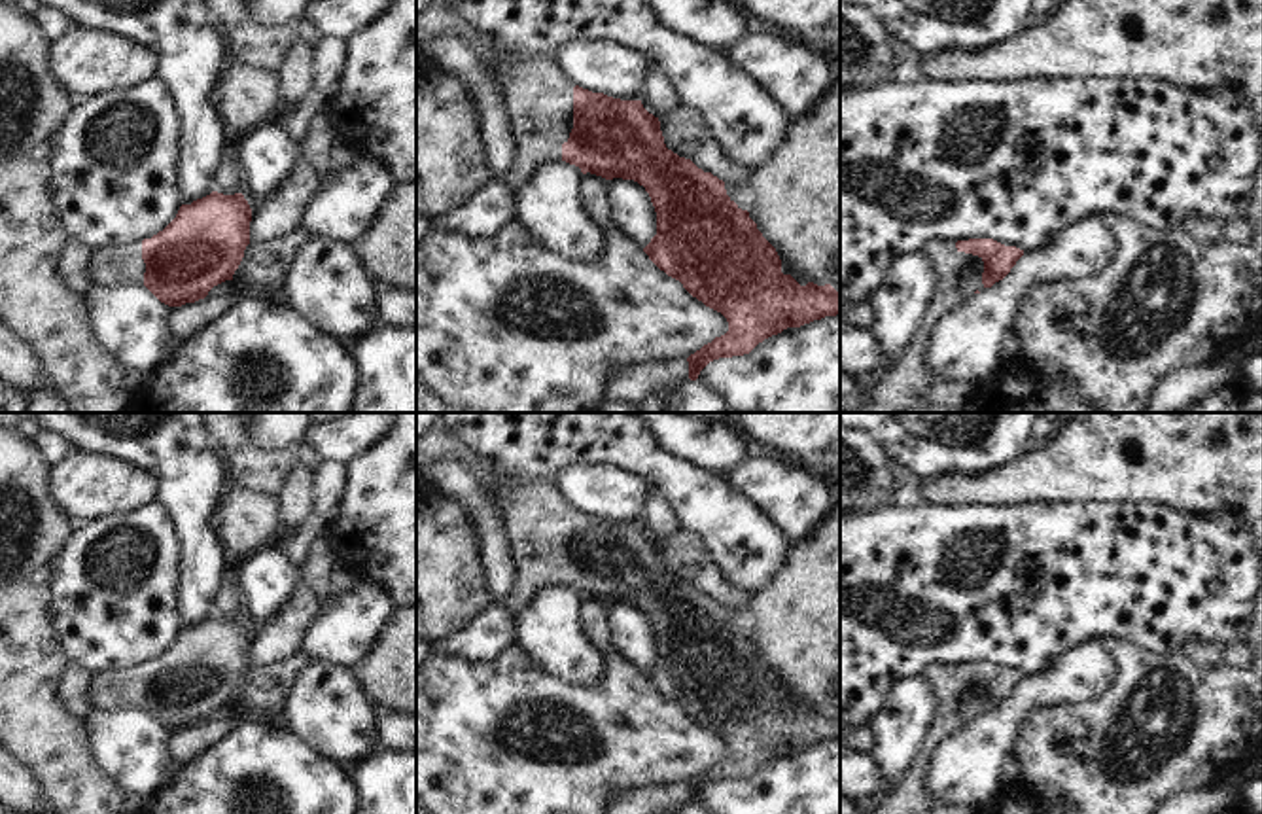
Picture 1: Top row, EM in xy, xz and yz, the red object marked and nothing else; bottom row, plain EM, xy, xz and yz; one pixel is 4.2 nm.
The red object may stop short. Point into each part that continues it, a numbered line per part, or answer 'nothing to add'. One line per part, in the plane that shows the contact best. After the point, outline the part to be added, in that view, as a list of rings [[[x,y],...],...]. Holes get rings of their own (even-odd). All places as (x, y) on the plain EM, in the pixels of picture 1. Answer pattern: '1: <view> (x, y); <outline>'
1: xz (538, 521); [[[547,479],[511,485],[500,492],[500,500],[505,513],[505,540],[517,566],[517,583],[500,606],[503,606],[517,619],[543,587],[562,585],[562,568],[568,566],[573,553],[575,509],[562,496],[556,485]]]

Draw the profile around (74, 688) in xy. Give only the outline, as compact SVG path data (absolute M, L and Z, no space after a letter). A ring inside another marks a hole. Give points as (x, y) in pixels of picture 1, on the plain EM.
M70 664L59 685L59 699L64 710L81 721L93 712L89 700L91 680L93 676L87 670Z

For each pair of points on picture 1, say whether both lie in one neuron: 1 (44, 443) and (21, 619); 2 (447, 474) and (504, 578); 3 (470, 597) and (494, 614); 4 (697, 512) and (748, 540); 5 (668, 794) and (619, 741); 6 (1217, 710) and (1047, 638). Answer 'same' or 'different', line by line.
1: different
2: same
3: different
4: same
5: different
6: different

